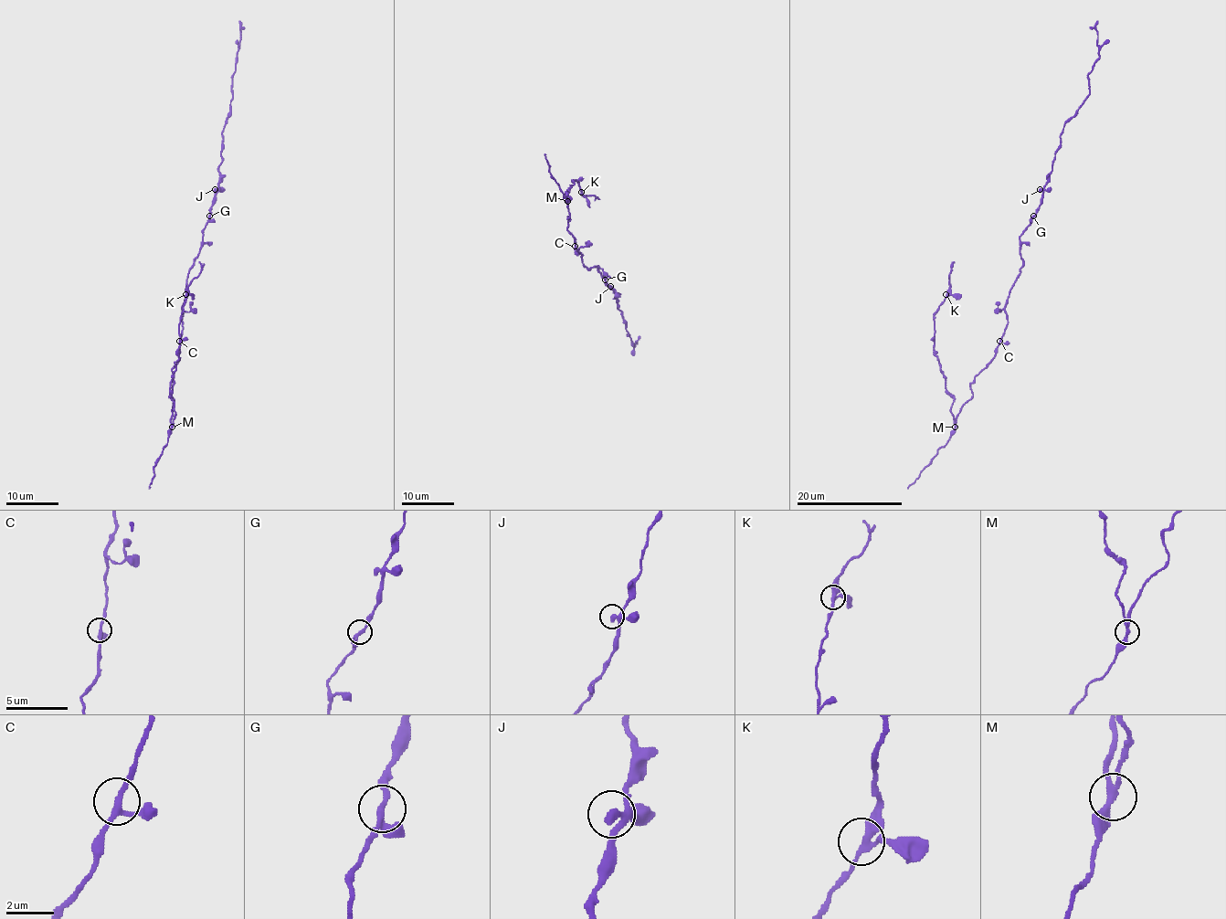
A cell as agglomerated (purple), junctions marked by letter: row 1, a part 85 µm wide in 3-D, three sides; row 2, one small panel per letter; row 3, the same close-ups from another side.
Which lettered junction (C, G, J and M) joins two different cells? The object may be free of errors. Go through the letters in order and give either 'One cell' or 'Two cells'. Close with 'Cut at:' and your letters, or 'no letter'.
C: One cell
G: One cell
J: One cell
M: Two cells
Cut at: M

